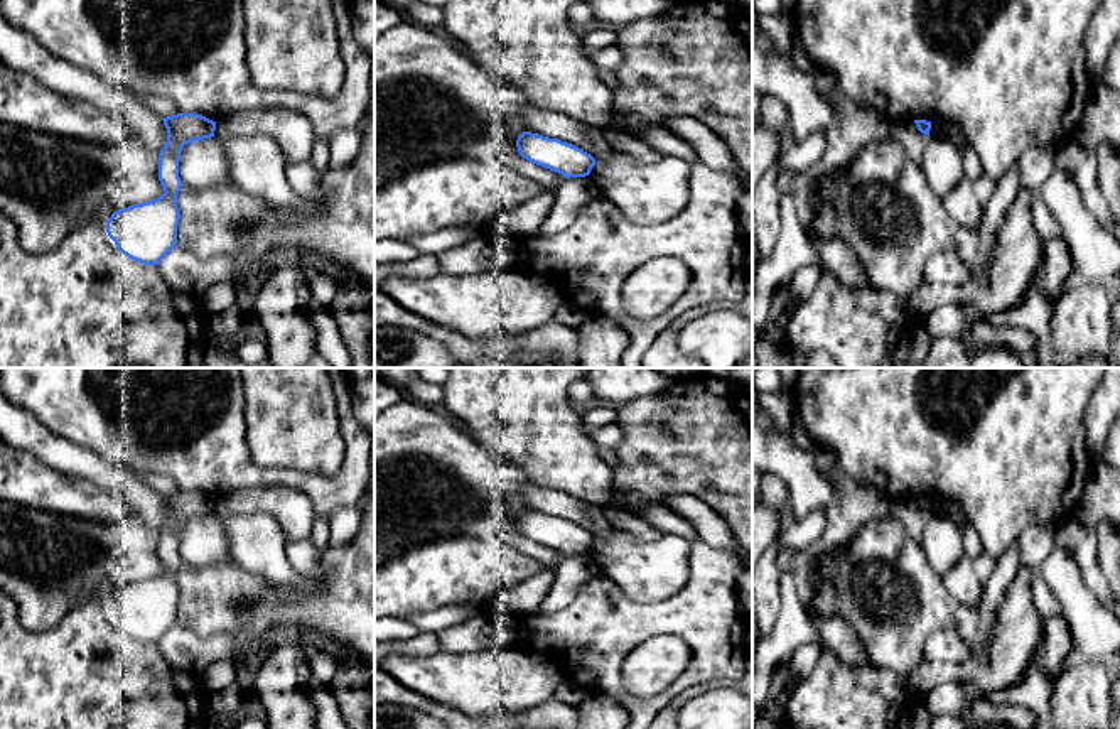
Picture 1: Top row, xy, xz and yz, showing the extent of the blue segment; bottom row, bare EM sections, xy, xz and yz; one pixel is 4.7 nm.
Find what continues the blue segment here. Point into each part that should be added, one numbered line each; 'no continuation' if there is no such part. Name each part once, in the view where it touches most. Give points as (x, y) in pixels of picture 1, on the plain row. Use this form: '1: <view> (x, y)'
no continuation

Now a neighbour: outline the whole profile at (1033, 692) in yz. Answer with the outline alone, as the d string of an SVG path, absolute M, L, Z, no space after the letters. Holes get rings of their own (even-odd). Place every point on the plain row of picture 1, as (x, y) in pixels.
M1044 672L1024 677L1017 685L1004 690L983 690L993 705L1026 707L1036 716L1036 729L1053 729L1051 695L1058 678Z

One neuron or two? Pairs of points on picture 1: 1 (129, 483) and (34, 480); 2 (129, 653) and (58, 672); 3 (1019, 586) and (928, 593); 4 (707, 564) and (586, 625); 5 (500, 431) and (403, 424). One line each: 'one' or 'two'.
1: two
2: one
3: two
4: one
5: two

